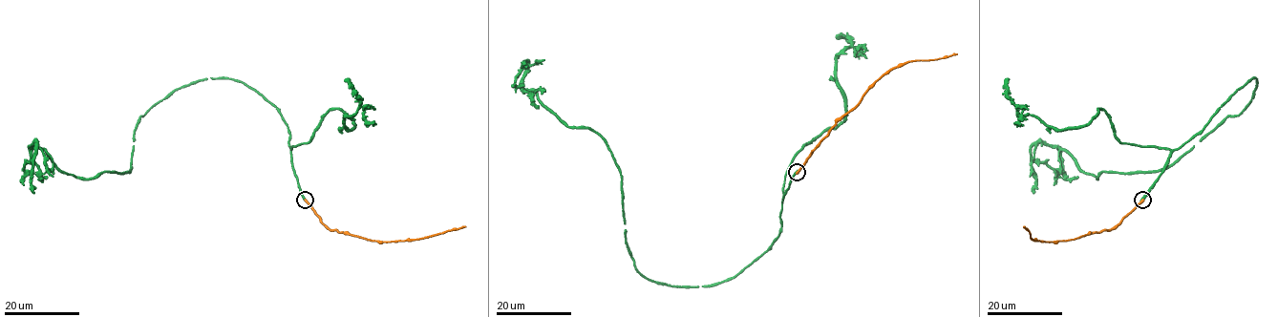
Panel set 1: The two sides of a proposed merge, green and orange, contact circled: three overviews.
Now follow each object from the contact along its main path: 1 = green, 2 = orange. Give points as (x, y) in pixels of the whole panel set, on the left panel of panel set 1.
1: (305, 200), (280, 110), (228, 78), (172, 91), (141, 116), (129, 172), (77, 178), (34, 142), (23, 184)
2: (305, 200), (319, 220), (331, 230), (371, 241), (416, 240), (465, 226)

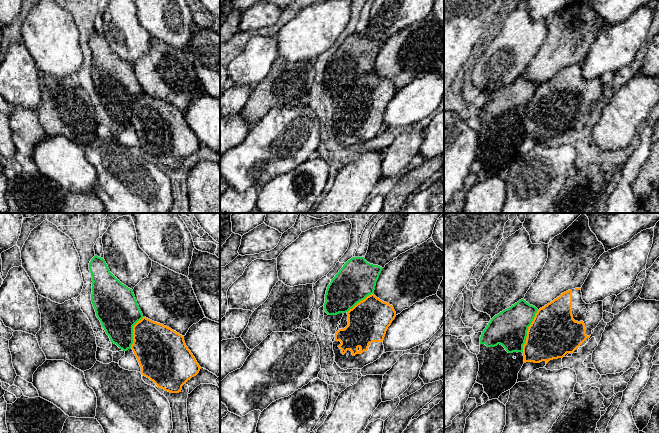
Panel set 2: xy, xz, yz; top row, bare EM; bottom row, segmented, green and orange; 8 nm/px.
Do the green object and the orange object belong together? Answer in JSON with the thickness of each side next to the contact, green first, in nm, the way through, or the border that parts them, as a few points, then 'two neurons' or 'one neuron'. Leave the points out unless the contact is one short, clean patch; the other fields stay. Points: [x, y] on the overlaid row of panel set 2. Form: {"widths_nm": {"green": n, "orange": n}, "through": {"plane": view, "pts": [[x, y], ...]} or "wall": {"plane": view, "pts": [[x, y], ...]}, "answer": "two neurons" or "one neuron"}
{"widths_nm": {"green": 300, "orange": 400}, "answer": "two neurons"}

